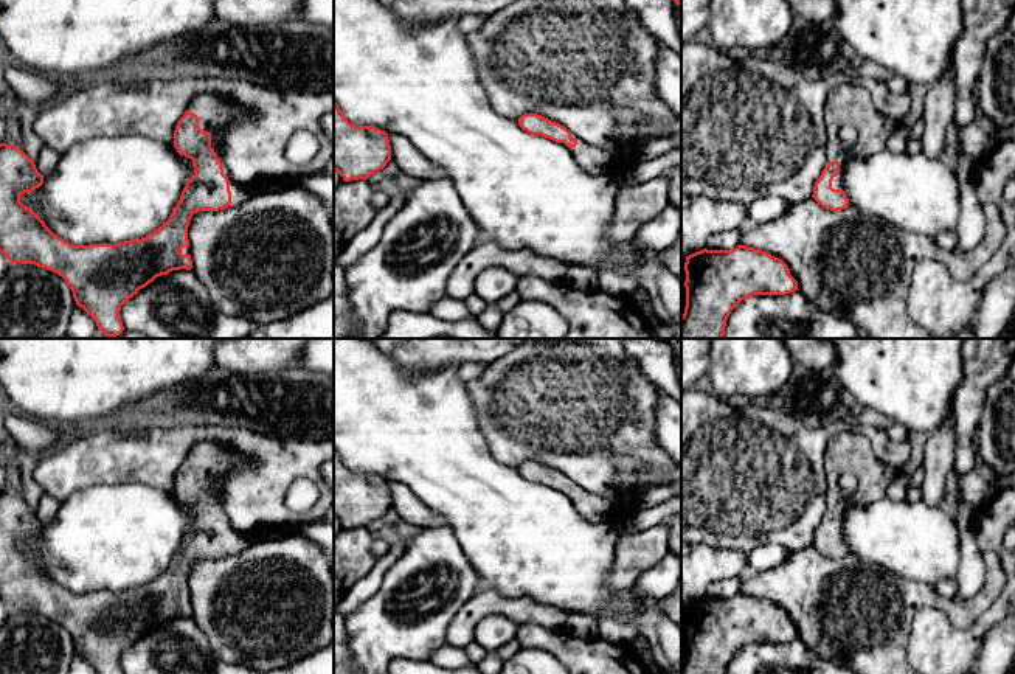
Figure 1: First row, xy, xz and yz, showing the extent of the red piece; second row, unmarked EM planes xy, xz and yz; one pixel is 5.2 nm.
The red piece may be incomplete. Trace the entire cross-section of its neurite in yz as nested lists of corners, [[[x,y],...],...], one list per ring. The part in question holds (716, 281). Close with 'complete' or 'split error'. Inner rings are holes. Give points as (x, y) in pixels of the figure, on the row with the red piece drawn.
[[[742,244],[733,250],[695,252],[686,256],[684,272],[681,339],[725,339],[726,320],[742,300],[798,290],[782,259]]]; complete

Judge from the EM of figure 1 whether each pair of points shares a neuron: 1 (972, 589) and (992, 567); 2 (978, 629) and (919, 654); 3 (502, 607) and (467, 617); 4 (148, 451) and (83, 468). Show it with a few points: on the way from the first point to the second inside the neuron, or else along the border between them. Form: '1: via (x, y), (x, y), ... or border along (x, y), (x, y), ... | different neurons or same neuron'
1: border along (983, 552), (984, 583), (975, 595), (959, 600) | different neurons
2: via (964, 643), (955, 651), (933, 651) | same neuron
3: via (494, 607), (475, 609) | same neuron
4: via (132, 455), (98, 458) | same neuron

